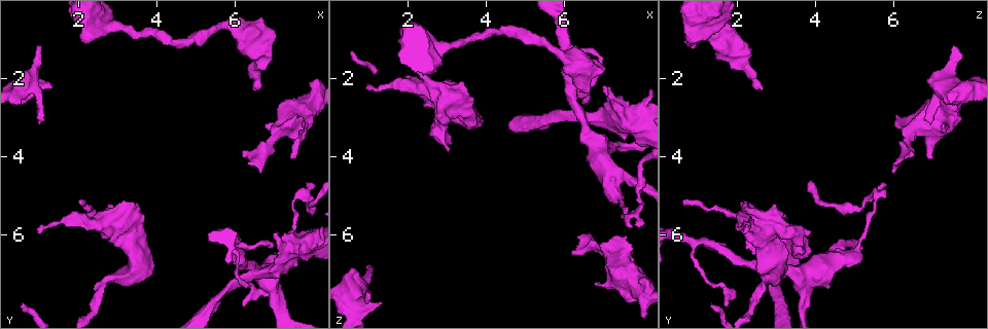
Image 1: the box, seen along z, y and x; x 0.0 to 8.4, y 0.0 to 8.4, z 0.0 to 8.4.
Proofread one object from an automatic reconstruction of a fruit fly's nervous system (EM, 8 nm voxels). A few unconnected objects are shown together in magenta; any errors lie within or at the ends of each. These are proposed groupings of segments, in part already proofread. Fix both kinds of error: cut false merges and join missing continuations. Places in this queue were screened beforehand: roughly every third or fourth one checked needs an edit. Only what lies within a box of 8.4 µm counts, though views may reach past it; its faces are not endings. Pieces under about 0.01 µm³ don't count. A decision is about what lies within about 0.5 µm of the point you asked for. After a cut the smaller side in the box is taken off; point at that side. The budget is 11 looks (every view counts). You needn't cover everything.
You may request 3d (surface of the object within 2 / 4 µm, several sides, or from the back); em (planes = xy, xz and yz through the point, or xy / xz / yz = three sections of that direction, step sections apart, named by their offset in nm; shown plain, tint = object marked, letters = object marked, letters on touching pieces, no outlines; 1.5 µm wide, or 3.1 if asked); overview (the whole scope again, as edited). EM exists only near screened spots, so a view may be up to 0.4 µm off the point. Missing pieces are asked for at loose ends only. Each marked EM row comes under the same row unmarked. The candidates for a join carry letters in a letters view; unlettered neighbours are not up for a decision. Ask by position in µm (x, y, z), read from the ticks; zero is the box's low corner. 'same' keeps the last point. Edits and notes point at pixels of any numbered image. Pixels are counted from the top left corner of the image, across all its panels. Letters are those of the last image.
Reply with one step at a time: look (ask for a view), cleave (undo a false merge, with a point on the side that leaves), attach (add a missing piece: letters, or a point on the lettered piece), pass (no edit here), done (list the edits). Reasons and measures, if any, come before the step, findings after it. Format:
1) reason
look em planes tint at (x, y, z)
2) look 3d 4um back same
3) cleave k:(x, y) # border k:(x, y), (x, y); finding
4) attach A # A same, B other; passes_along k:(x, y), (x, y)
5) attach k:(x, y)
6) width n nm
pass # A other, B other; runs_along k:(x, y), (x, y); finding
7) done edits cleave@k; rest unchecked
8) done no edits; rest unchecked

stops while still wide
look em yz step 8 tint at (7.20, 3.10, 6.10)

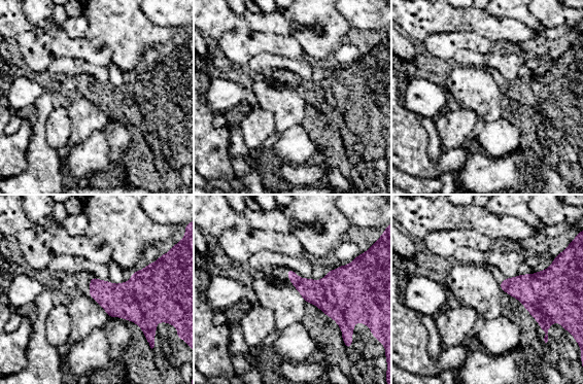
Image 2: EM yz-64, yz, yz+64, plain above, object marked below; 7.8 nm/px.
see the neighbours
look em yz step 8 letters same

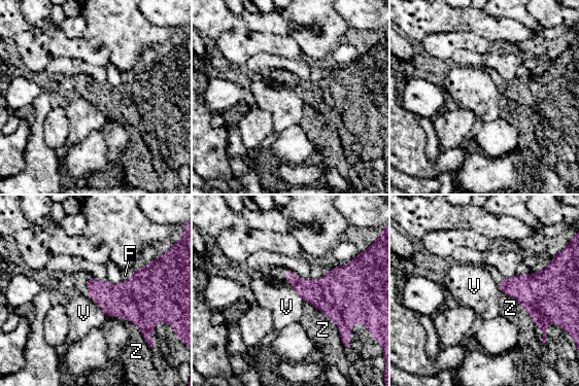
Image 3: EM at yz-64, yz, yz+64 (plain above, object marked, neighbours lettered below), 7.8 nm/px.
pass # F other, V other, Z other; no lettered piece goes on from it

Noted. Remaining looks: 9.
stops while still wide
look 3d 2um back at (2.15, 1.10, 0.95)

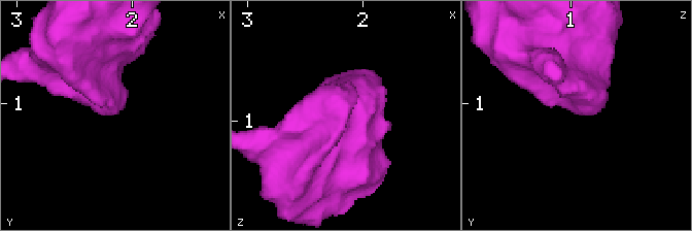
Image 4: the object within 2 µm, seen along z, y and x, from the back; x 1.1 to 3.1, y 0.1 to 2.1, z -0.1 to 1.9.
now the EM
look em planes letters at (2.12, 1.08, 0.92)

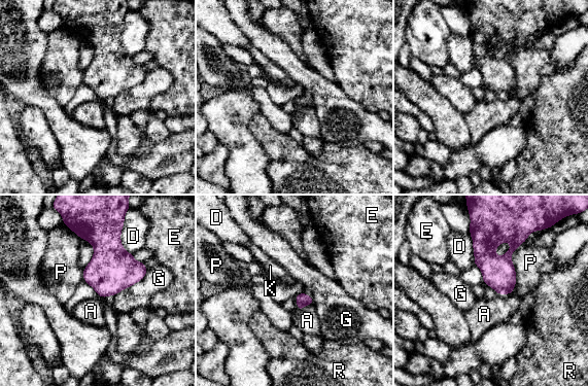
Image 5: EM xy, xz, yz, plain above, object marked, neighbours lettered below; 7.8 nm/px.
pass # A other, D other, E other, G other, K other, P other, R other; no lettered piece goes on from it

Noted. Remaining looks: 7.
small branch off a trunk
look 3d 2um at (6.60, 7.00, 3.05)

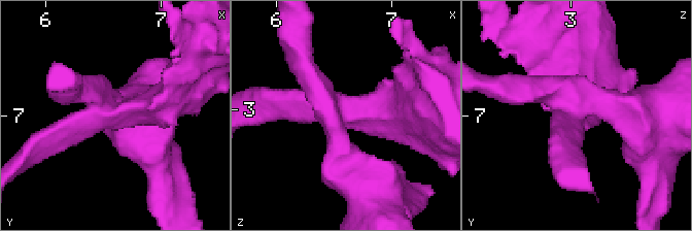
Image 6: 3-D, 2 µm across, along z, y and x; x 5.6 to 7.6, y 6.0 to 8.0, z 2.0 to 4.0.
arms 4
look em planes letters at (6.54, 6.92, 3.10)

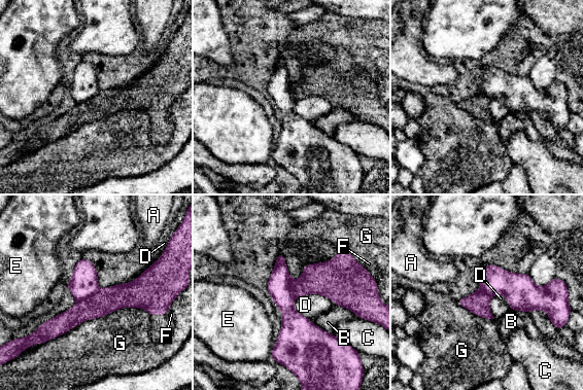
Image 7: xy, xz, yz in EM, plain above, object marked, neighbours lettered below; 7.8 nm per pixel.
cleave 7:(105, 300) # A other, B other, C other, D other, E other, F other, G other; border 7:(98, 288), (89, 297), (77, 302); two neurons meet here

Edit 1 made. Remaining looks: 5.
look overview

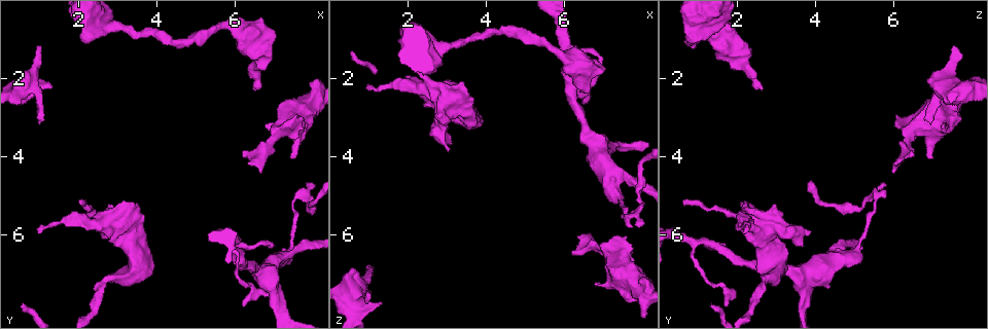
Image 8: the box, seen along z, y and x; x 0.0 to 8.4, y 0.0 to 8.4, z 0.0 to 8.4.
branch stops here
look 3d 4um at (0.95, 1.20, 7.55)

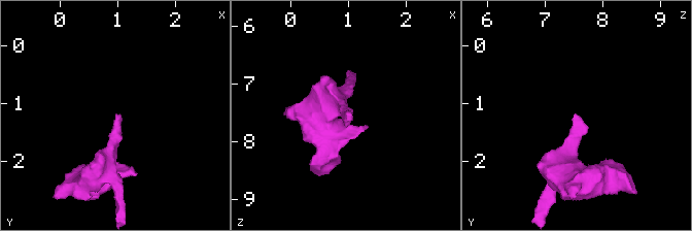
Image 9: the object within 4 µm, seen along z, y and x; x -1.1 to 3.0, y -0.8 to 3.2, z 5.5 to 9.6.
look em planes letters at (0.95, 1.15, 7.55)

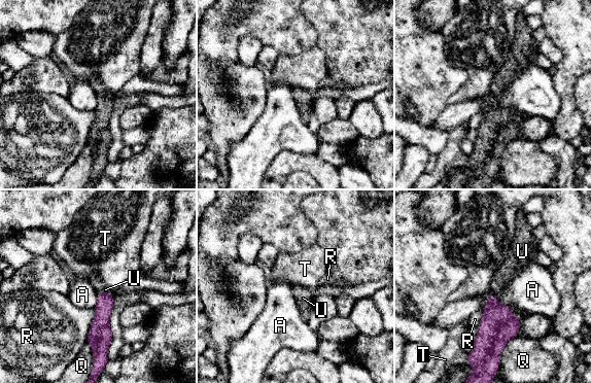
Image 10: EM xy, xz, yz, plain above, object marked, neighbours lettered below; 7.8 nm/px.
longest_contact R 280 nm
attach U # A other, Q other, R other, T other, U same; passes_along 10:(100, 324), (103, 292), (100, 286); it goes on there

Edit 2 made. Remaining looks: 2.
done edits cleave@7, attach@10; rest unchecked

